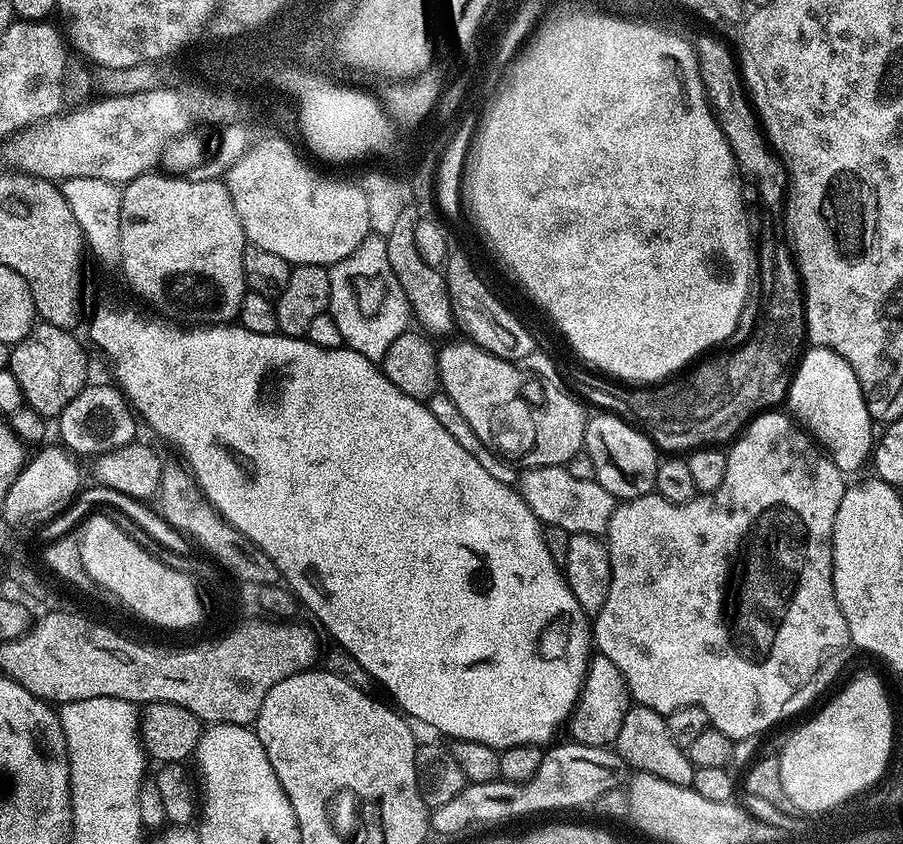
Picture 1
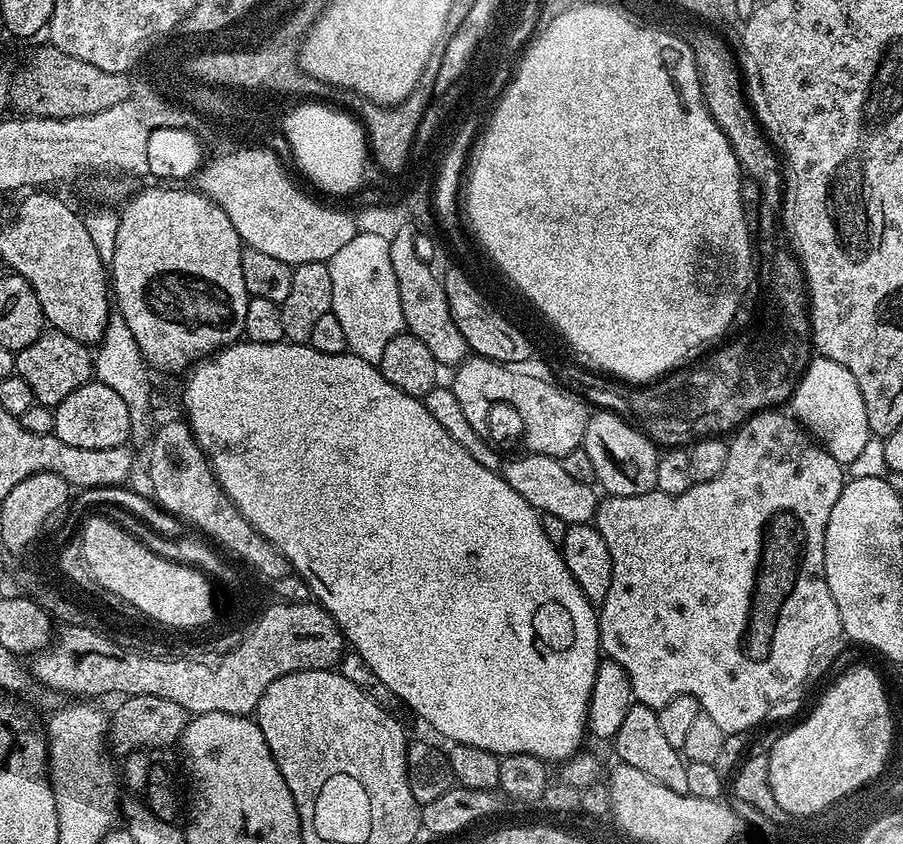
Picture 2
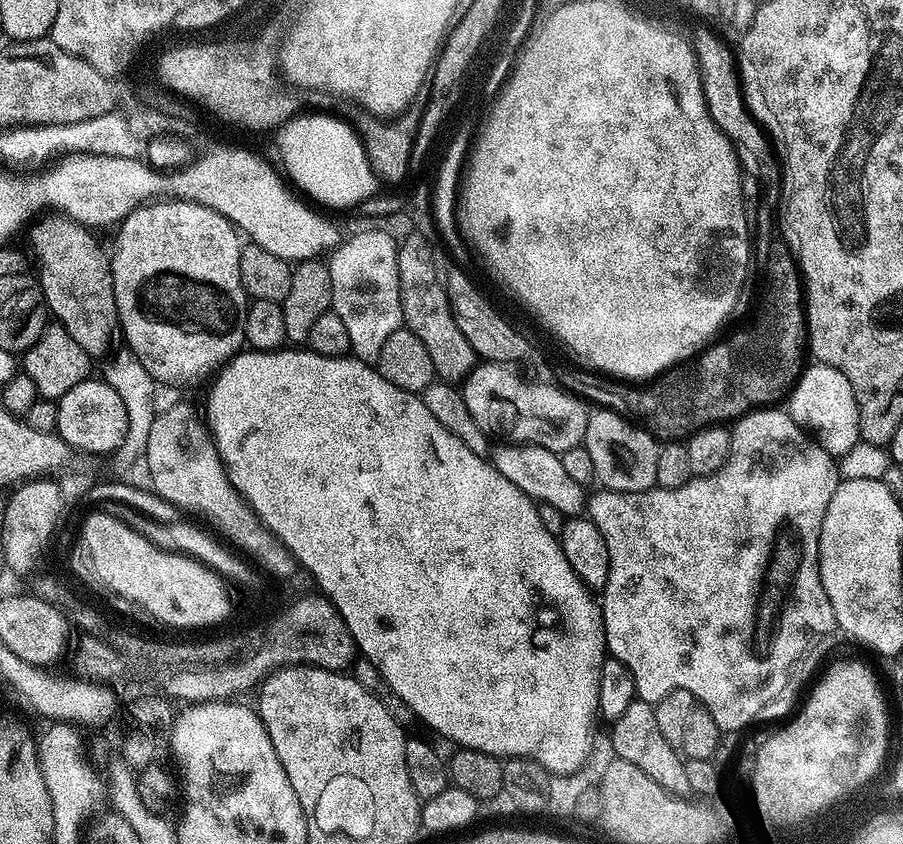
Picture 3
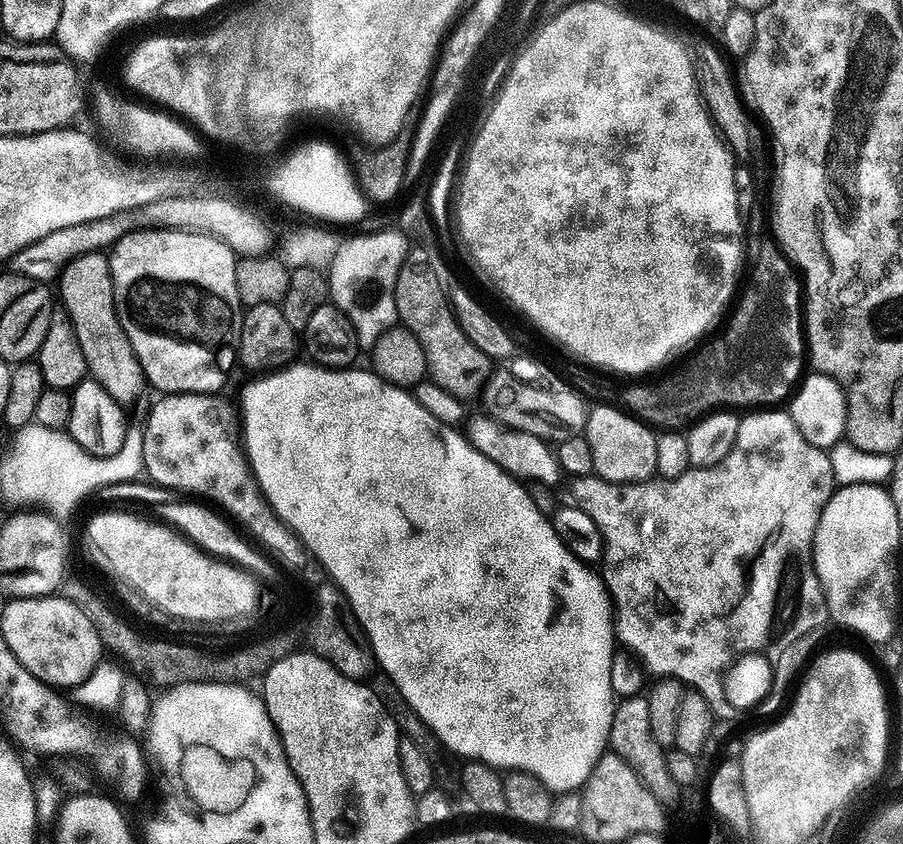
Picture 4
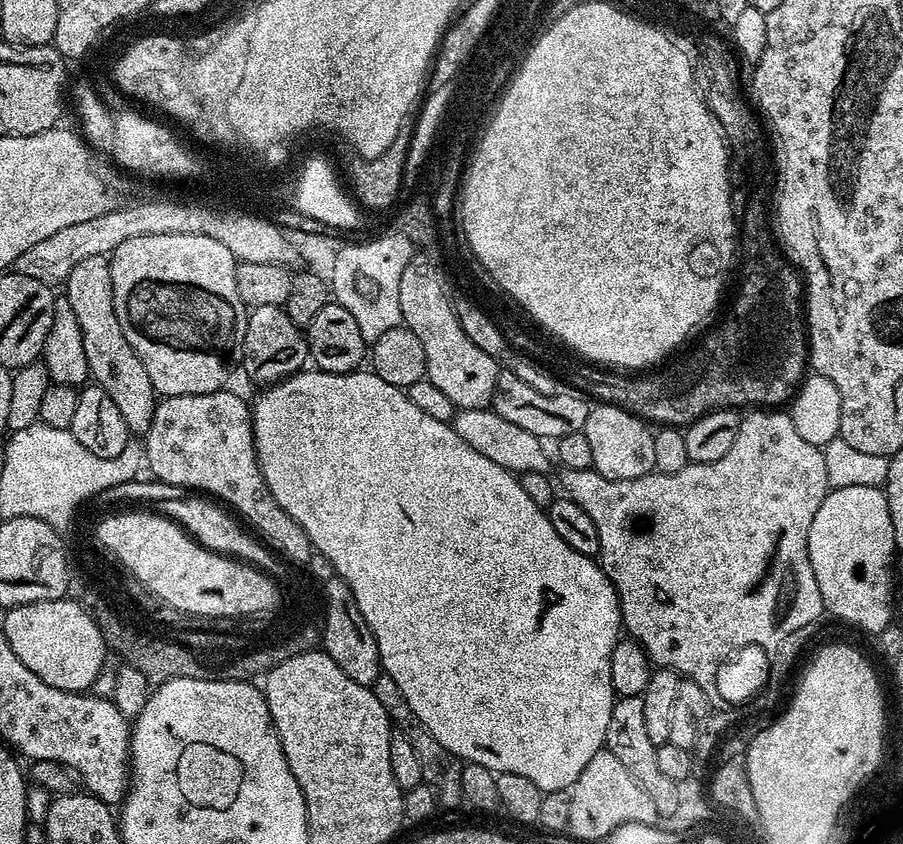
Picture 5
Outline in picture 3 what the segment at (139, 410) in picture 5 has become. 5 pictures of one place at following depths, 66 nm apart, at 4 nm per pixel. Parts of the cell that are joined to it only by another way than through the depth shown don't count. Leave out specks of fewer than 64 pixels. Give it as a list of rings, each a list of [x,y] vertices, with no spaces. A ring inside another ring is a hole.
[[[52,214],[49,220],[41,219],[36,229],[32,232],[32,240],[36,243],[36,256],[40,259],[40,272],[38,283],[48,311],[64,327],[66,334],[86,350],[90,358],[104,356],[112,339],[118,336],[118,321],[116,319],[116,299],[114,298],[114,282],[112,281],[112,262],[109,253],[100,249],[100,244],[95,240],[93,233],[83,224],[69,220],[60,214]]]

